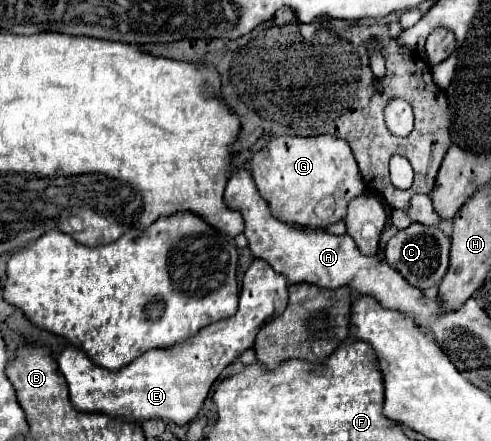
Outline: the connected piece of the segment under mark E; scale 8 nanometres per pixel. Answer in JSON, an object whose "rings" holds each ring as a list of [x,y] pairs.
{"rings":[[[256,259],[242,281],[242,291],[238,299],[238,311],[220,323],[200,329],[196,335],[188,337],[166,349],[148,349],[142,357],[118,371],[108,371],[94,365],[80,349],[66,347],[58,365],[66,377],[70,389],[70,401],[80,411],[98,411],[110,417],[124,419],[168,419],[176,425],[186,425],[204,407],[208,391],[218,375],[246,349],[254,347],[258,329],[274,315],[274,299],[288,291],[288,281],[284,275],[268,267],[266,261]]]}

